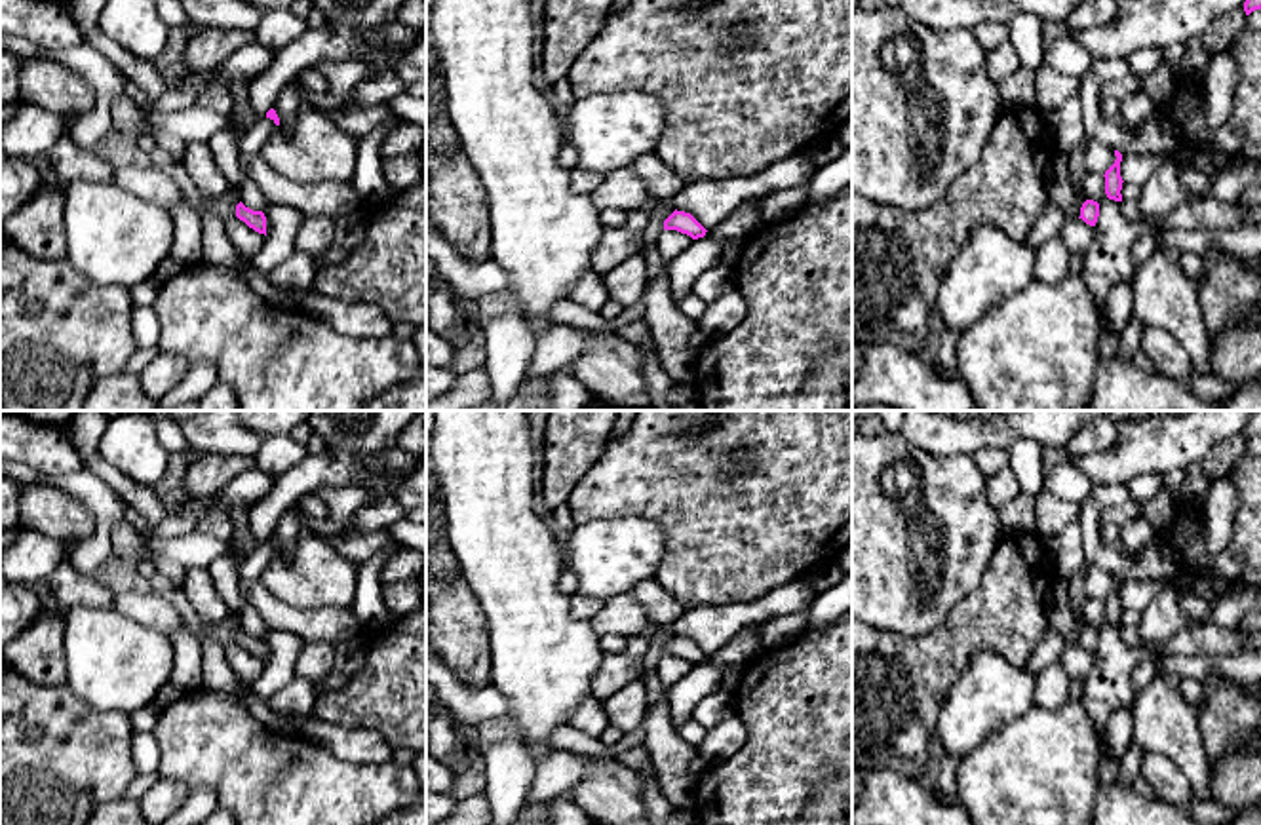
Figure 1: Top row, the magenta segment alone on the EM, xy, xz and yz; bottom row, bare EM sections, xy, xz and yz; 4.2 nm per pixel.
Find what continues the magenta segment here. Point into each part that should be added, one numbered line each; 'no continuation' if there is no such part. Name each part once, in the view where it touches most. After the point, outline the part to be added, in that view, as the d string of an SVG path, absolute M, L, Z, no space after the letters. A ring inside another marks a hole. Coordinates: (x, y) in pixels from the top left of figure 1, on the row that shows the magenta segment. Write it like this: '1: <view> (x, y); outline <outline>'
no continuation

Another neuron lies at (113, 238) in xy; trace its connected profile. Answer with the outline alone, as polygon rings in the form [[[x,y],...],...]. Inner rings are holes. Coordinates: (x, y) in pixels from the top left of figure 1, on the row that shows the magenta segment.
[[[67,182],[63,226],[67,232],[67,259],[97,285],[129,289],[156,278],[173,245],[171,213],[110,182]]]

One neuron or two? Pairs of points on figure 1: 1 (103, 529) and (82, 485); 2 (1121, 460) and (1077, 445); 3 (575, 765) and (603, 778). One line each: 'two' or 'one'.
1: one
2: two
3: two

